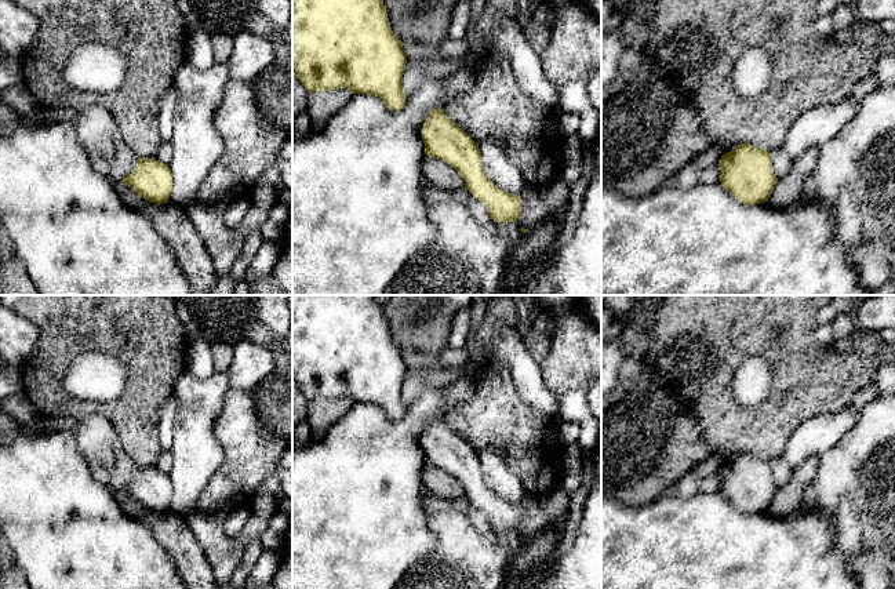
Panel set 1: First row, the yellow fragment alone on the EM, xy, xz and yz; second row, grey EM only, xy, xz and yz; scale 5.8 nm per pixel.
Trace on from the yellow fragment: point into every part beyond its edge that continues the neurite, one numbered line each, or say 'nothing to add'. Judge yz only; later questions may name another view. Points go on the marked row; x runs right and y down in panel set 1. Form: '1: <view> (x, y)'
nothing to add

